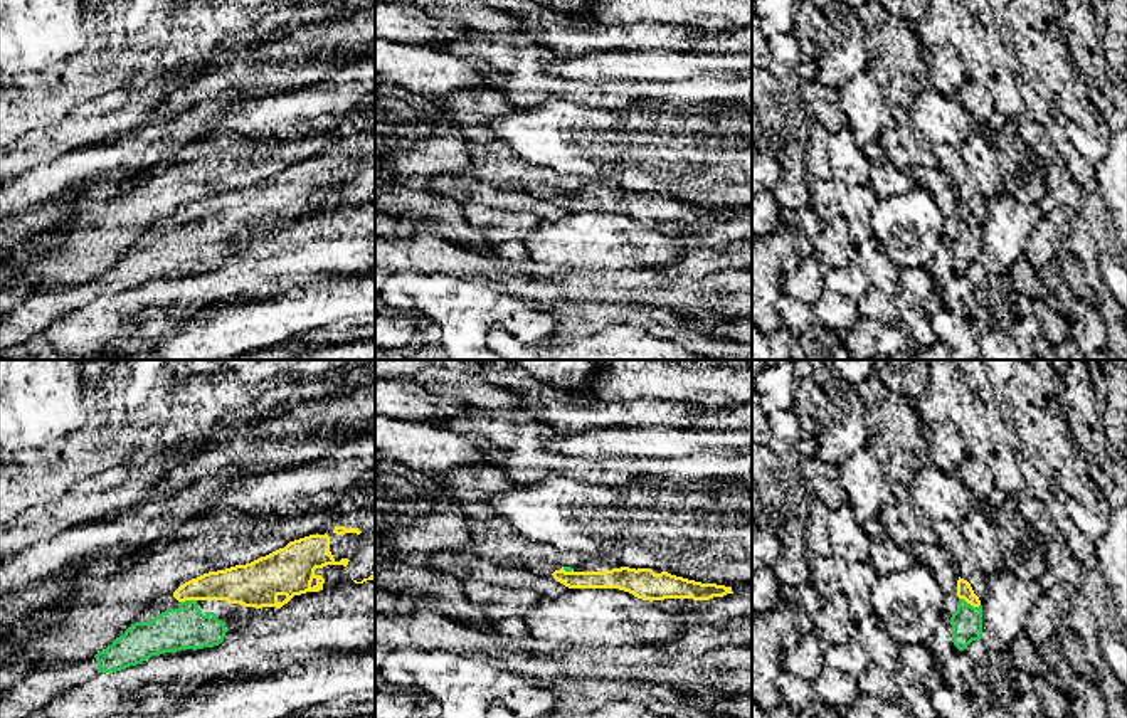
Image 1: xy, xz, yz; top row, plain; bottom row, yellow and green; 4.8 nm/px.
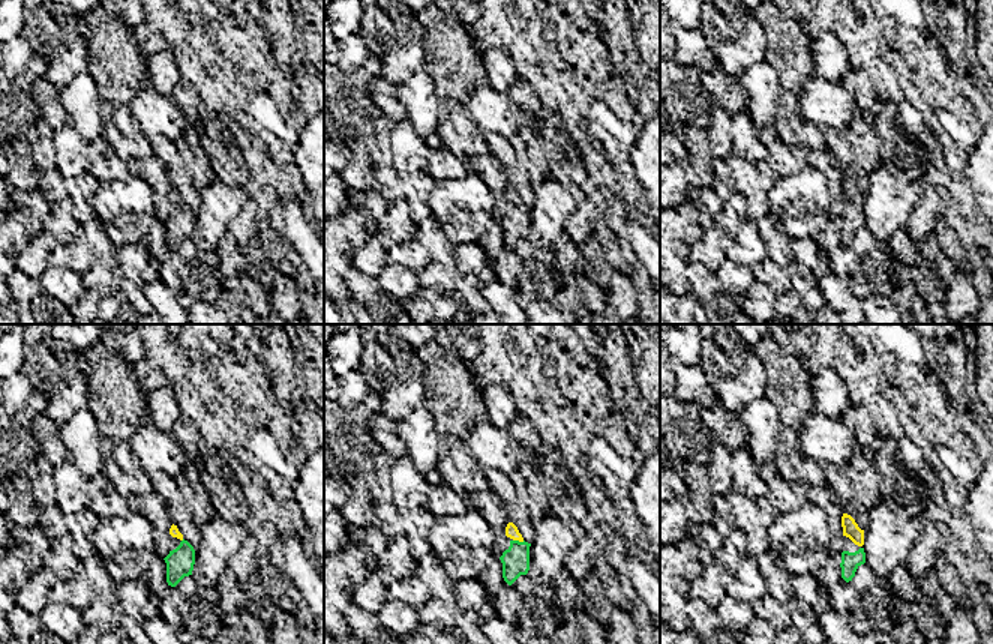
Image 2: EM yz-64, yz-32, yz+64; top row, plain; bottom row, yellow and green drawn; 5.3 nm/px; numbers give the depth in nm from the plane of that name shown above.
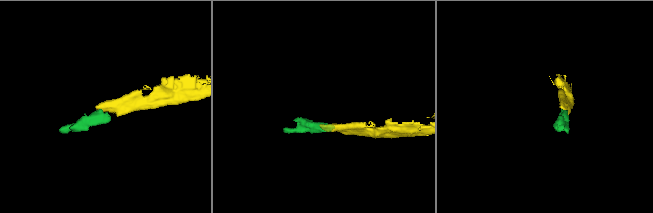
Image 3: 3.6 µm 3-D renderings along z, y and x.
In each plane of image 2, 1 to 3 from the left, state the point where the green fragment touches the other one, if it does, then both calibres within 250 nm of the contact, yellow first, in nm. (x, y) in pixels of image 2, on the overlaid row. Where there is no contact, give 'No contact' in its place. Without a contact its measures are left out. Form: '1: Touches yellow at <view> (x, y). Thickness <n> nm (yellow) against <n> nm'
1: No contact
2: Touches yellow at yz-32 (519, 541). Thickness 70 nm (yellow) against 150 nm
3: No contact

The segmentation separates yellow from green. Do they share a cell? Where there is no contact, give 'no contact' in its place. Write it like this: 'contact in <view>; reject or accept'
contact in yz; accept

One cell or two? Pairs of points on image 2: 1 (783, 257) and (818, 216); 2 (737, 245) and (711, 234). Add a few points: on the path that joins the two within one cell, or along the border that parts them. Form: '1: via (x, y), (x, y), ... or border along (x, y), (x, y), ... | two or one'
1: border along (771, 212), (791, 240) | two
2: border along (713, 225), (719, 231), (719, 243), (726, 258) | two

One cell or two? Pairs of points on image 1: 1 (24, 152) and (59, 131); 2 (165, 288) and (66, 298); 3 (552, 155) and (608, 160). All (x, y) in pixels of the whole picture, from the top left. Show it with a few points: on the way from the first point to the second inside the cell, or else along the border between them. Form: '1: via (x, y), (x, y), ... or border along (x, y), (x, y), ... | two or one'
1: via (32, 150), (51, 140) | one
2: border along (73, 311), (61, 316), (47, 330) | two
3: via (566, 155), (594, 155) | one

